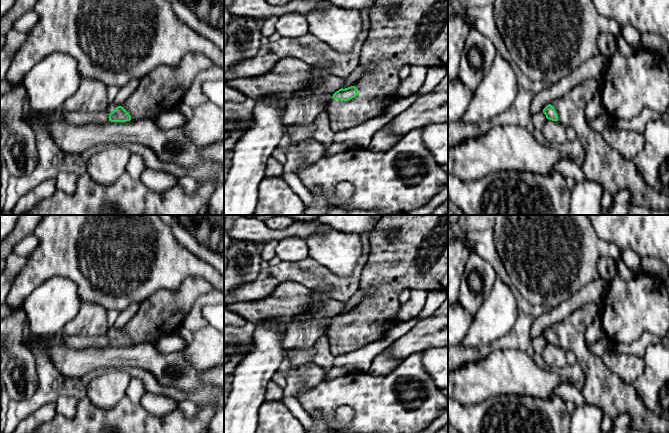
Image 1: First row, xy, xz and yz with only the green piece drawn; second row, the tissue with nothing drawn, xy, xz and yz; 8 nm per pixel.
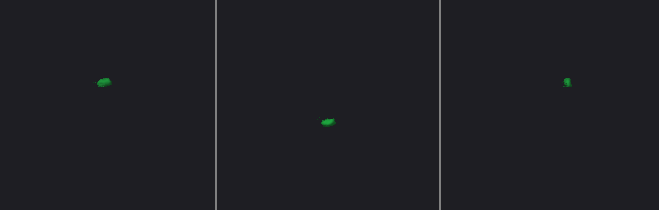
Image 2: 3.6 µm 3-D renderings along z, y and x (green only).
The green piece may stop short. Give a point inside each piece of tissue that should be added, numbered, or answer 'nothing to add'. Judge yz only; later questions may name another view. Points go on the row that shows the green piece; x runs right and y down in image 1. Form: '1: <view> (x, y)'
1: yz (603, 164)

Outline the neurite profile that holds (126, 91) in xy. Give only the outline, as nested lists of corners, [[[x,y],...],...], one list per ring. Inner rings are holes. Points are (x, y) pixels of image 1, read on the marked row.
[[[133,79],[129,81],[119,89],[112,103],[116,106],[121,106],[136,91],[138,86],[139,80]]]

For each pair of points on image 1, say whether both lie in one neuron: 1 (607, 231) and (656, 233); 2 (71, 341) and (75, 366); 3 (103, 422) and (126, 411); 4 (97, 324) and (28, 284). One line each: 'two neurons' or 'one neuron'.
1: one neuron
2: two neurons
3: one neuron
4: two neurons

